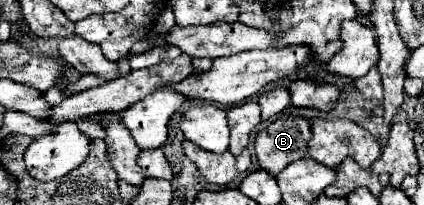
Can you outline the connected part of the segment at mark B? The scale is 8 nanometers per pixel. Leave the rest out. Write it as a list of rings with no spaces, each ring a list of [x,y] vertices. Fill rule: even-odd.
[[[282,115],[256,135],[254,147],[258,165],[270,175],[278,175],[286,165],[306,159],[312,137],[310,119],[300,115]]]

